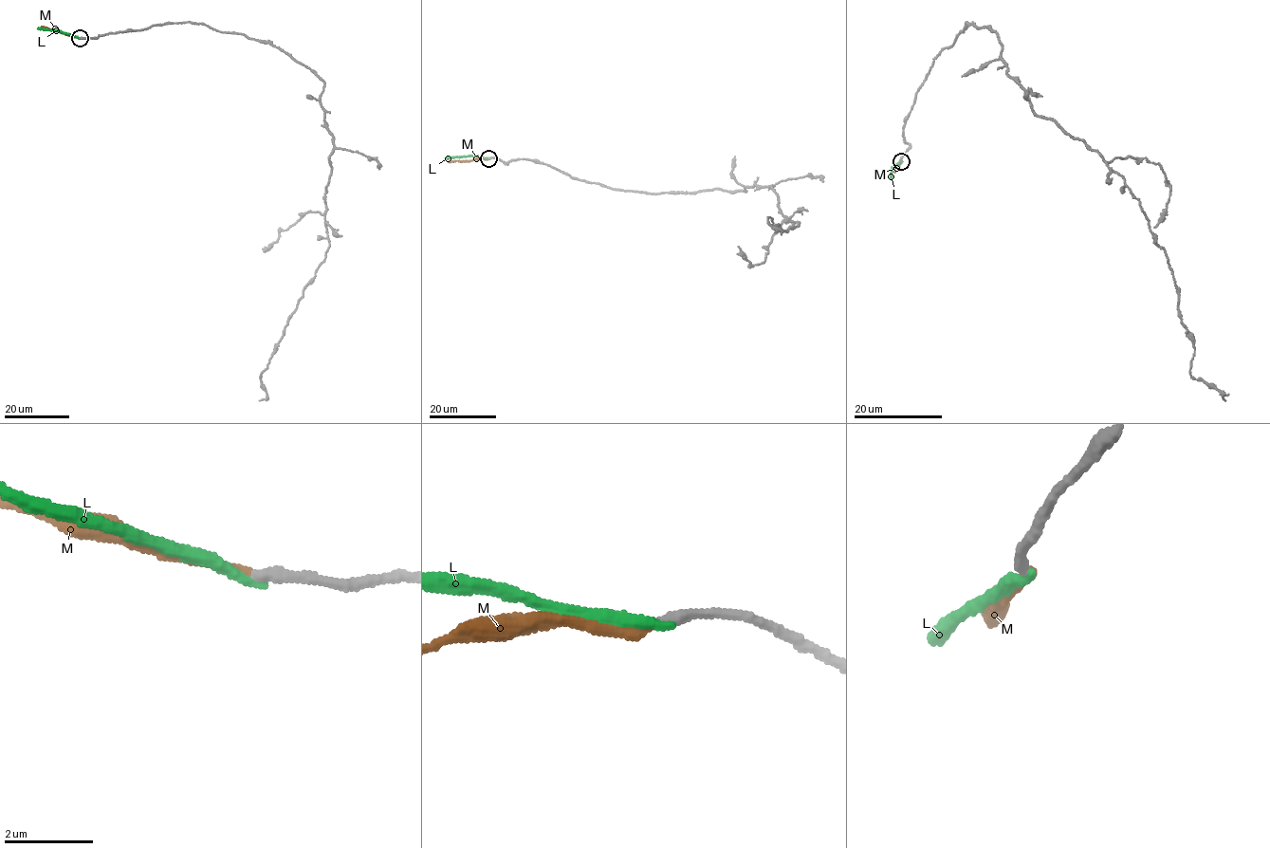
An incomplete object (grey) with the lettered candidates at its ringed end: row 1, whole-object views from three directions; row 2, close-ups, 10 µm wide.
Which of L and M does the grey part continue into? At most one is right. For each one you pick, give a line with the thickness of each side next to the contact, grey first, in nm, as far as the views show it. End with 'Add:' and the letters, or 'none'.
M: Thickness 260 nm (grey) against 240 nm
Add: M

